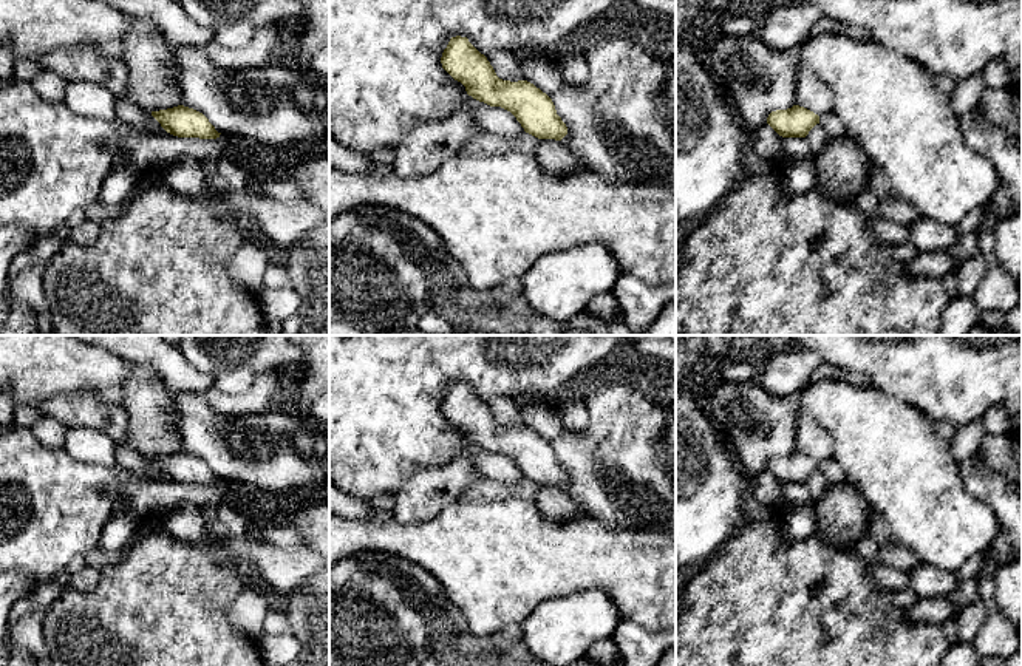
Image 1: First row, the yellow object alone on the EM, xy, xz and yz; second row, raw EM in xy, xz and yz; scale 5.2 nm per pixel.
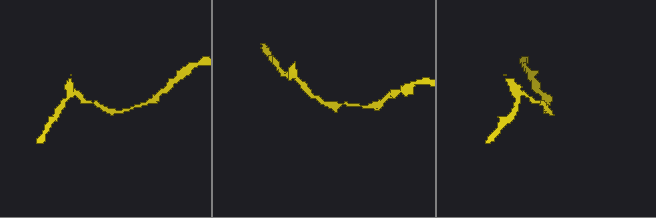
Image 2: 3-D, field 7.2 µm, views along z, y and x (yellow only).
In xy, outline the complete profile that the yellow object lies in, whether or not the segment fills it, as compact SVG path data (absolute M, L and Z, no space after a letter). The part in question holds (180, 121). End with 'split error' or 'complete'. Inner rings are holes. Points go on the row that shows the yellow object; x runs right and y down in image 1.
M184 105L152 111L152 116L167 133L178 138L216 139L221 134L203 113Z; complete

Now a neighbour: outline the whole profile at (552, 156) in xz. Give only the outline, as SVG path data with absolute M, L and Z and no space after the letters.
M540 139L535 158L547 175L569 175L588 168L577 156L566 150L560 141Z

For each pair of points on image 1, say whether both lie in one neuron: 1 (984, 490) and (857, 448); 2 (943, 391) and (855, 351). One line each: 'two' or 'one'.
1: two
2: one

